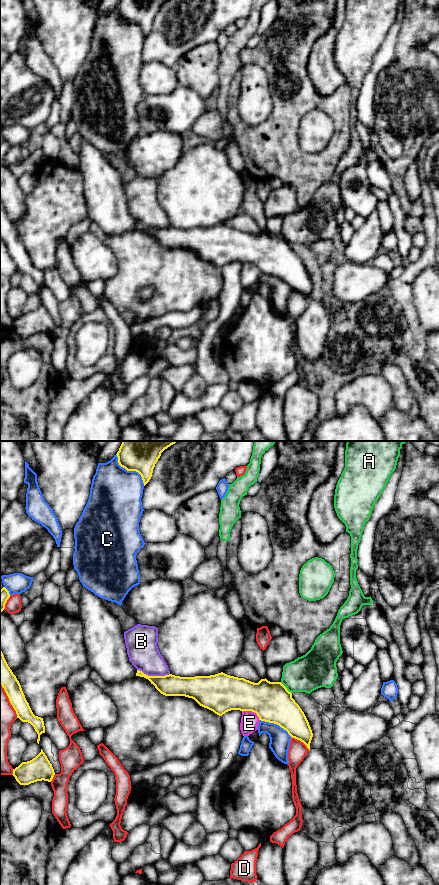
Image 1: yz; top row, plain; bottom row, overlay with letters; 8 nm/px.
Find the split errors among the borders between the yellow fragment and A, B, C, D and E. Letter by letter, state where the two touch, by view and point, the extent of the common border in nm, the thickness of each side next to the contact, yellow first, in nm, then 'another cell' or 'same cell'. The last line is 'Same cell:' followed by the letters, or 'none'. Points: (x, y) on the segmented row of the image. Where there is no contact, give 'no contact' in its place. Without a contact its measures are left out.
A: meets yellow in yz at (286, 688); contact 130 nm long; 320 nm thick on the yellow side, 300 nm on the other; another cell
B: meets yellow in yz at (153, 676); contact 260 nm long; 180 nm thick on the yellow side, 240 nm on the other; another cell
C: meets yellow in yz at (130, 470); contact 340 nm long; 340 nm thick on the yellow side, 420 nm on the other; another cell
D: meets yellow in yz at (300, 740); contact 190 nm long; 240 nm thick on the yellow side, 150 nm on the other; another cell
E: meets yellow in yz at (252, 711); contact 160 nm long; 320 nm thick on the yellow side, 140 nm on the other; another cell
Same cell: none

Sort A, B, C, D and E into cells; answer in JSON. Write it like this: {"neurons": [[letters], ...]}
{"neurons": [["A"], ["B"], ["C"], ["D"], ["E"]]}

